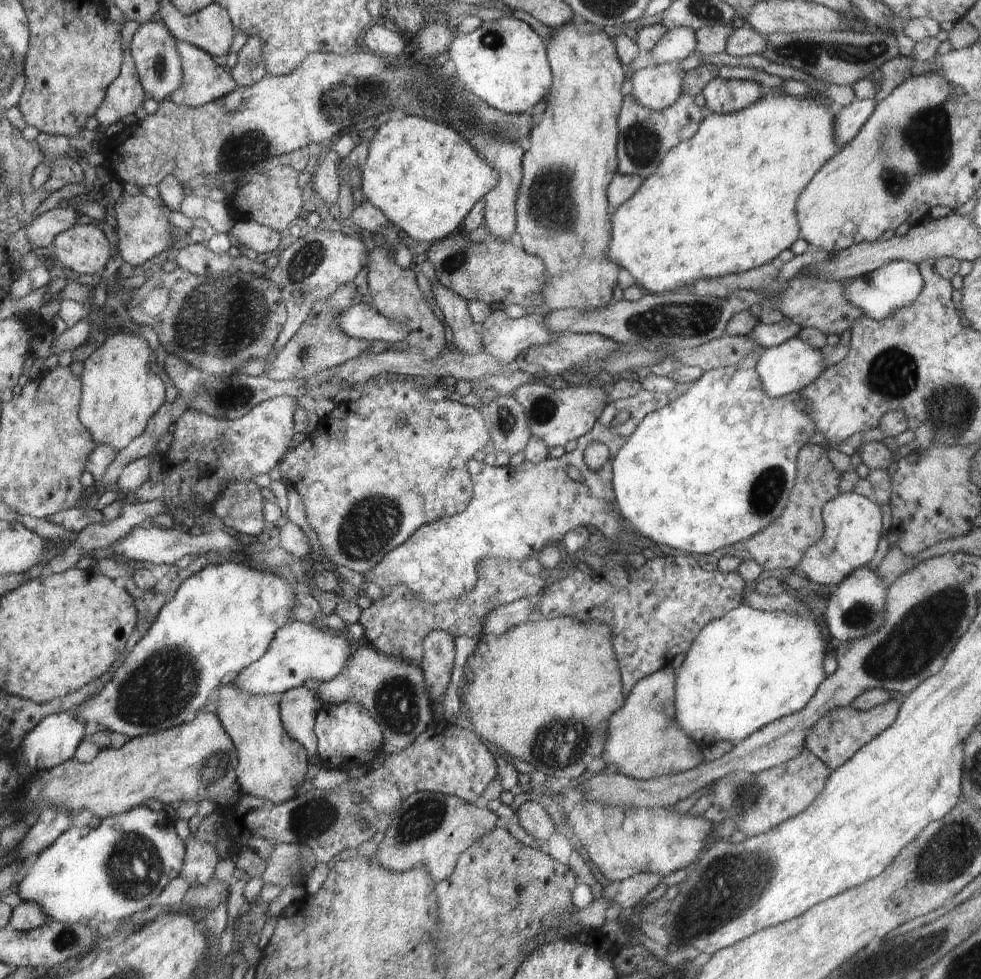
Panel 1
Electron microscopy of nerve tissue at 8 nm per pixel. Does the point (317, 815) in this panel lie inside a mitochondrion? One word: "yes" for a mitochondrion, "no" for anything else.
yes

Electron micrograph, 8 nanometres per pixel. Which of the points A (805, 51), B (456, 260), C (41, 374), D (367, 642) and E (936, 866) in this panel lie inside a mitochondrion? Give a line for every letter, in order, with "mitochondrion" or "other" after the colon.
A: mitochondrion
B: mitochondrion
C: other
D: other
E: mitochondrion

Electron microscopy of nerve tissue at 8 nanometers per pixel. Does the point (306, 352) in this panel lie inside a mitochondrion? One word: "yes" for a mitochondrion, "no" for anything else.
yes

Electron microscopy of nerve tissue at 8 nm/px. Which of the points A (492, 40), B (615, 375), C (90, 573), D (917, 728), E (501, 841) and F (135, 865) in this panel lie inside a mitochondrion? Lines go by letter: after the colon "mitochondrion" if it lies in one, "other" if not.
A: mitochondrion
B: other
C: other
D: other
E: other
F: mitochondrion

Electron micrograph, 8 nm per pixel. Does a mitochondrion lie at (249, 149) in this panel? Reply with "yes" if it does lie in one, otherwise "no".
yes

